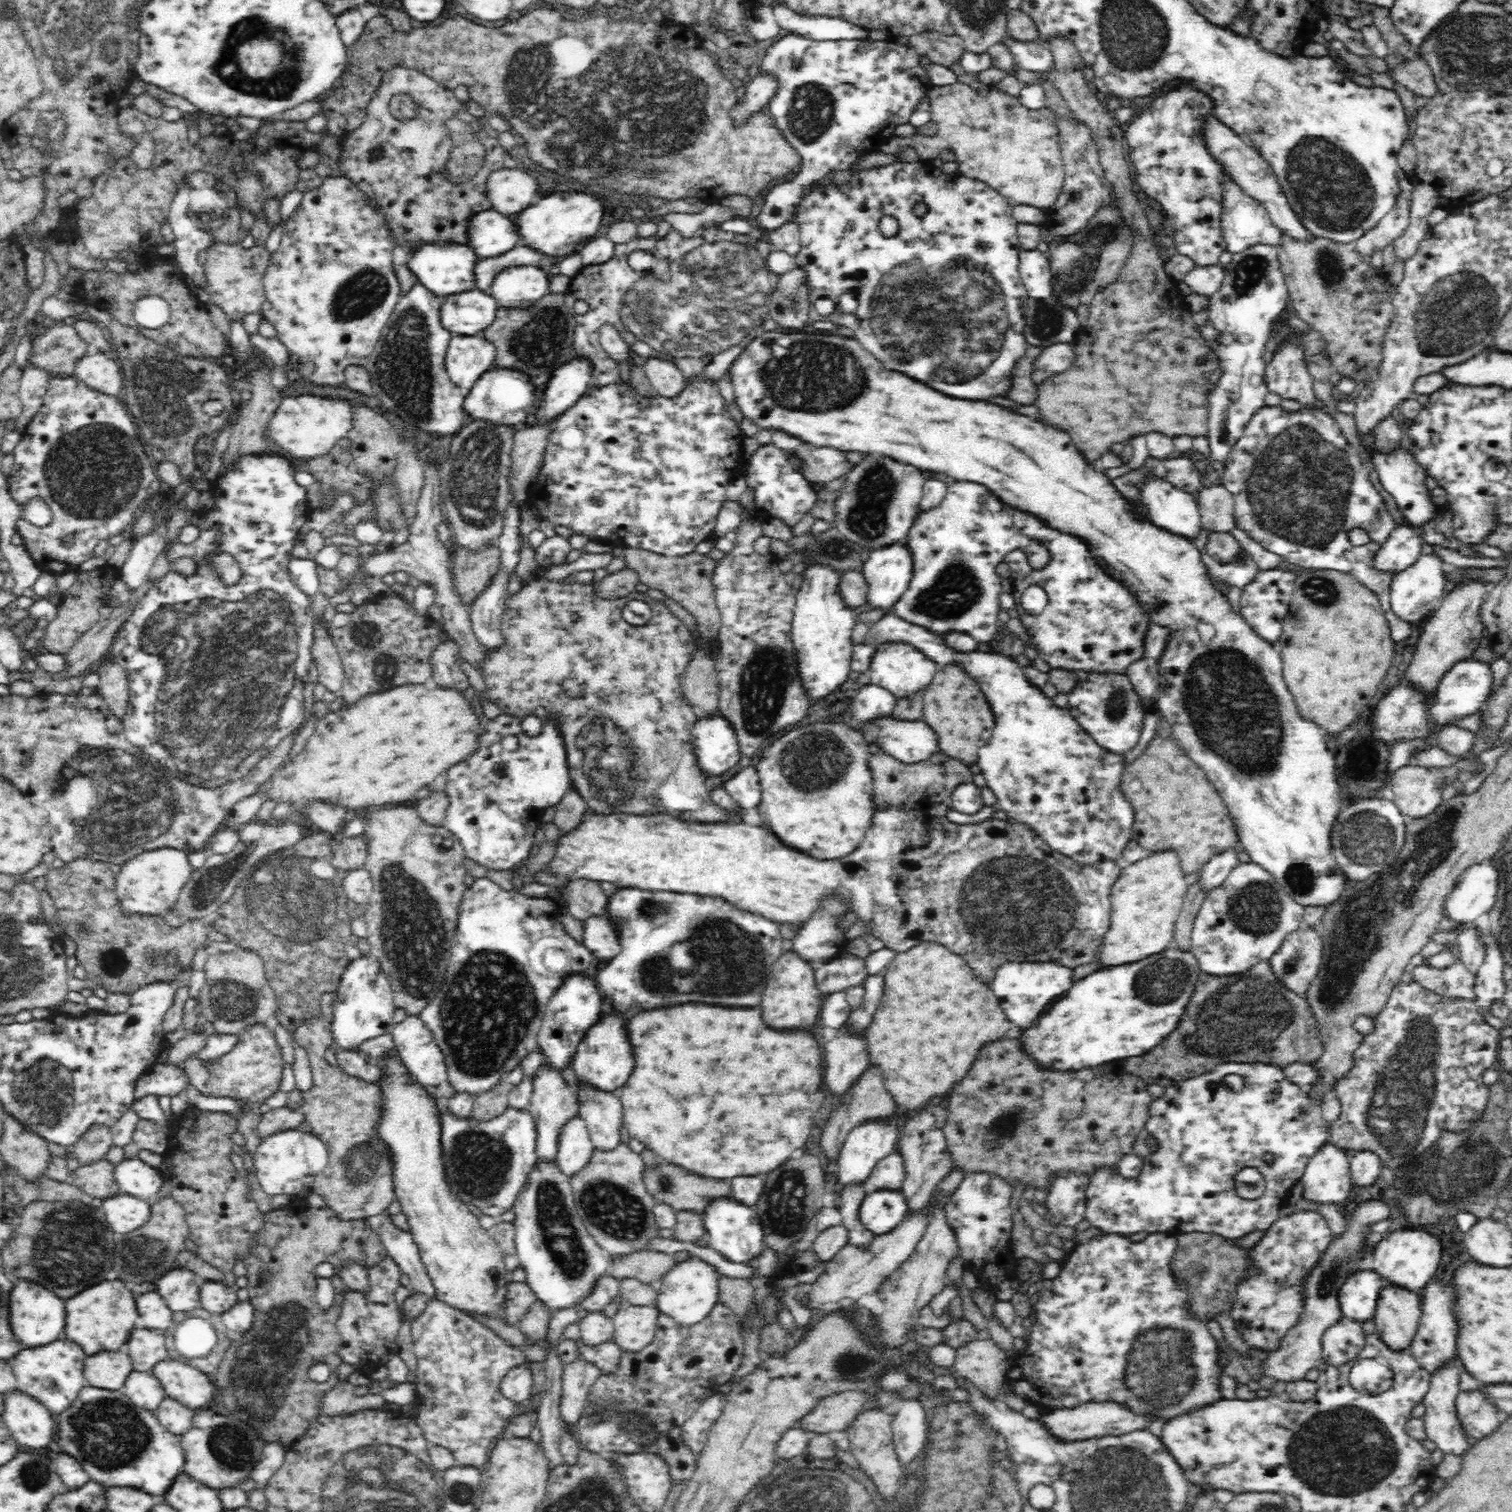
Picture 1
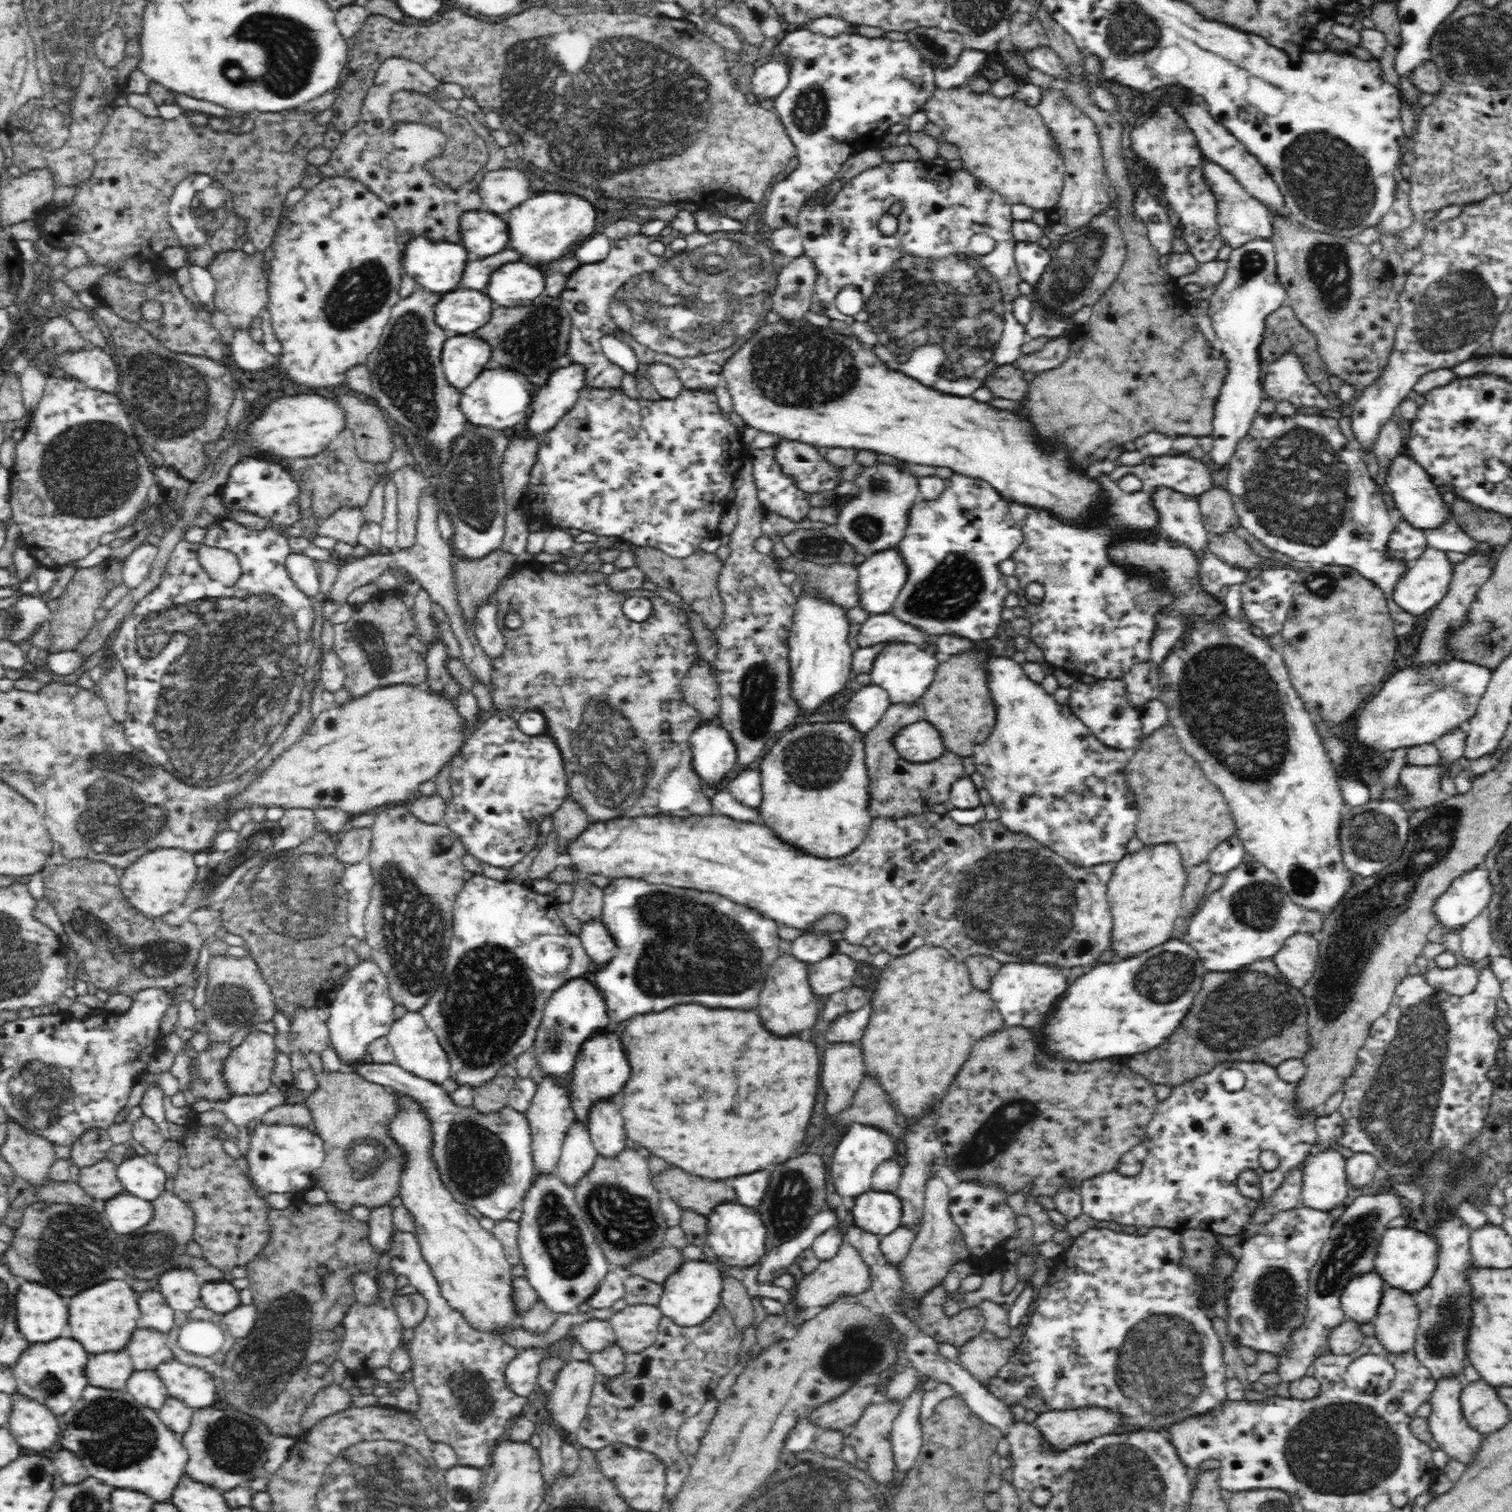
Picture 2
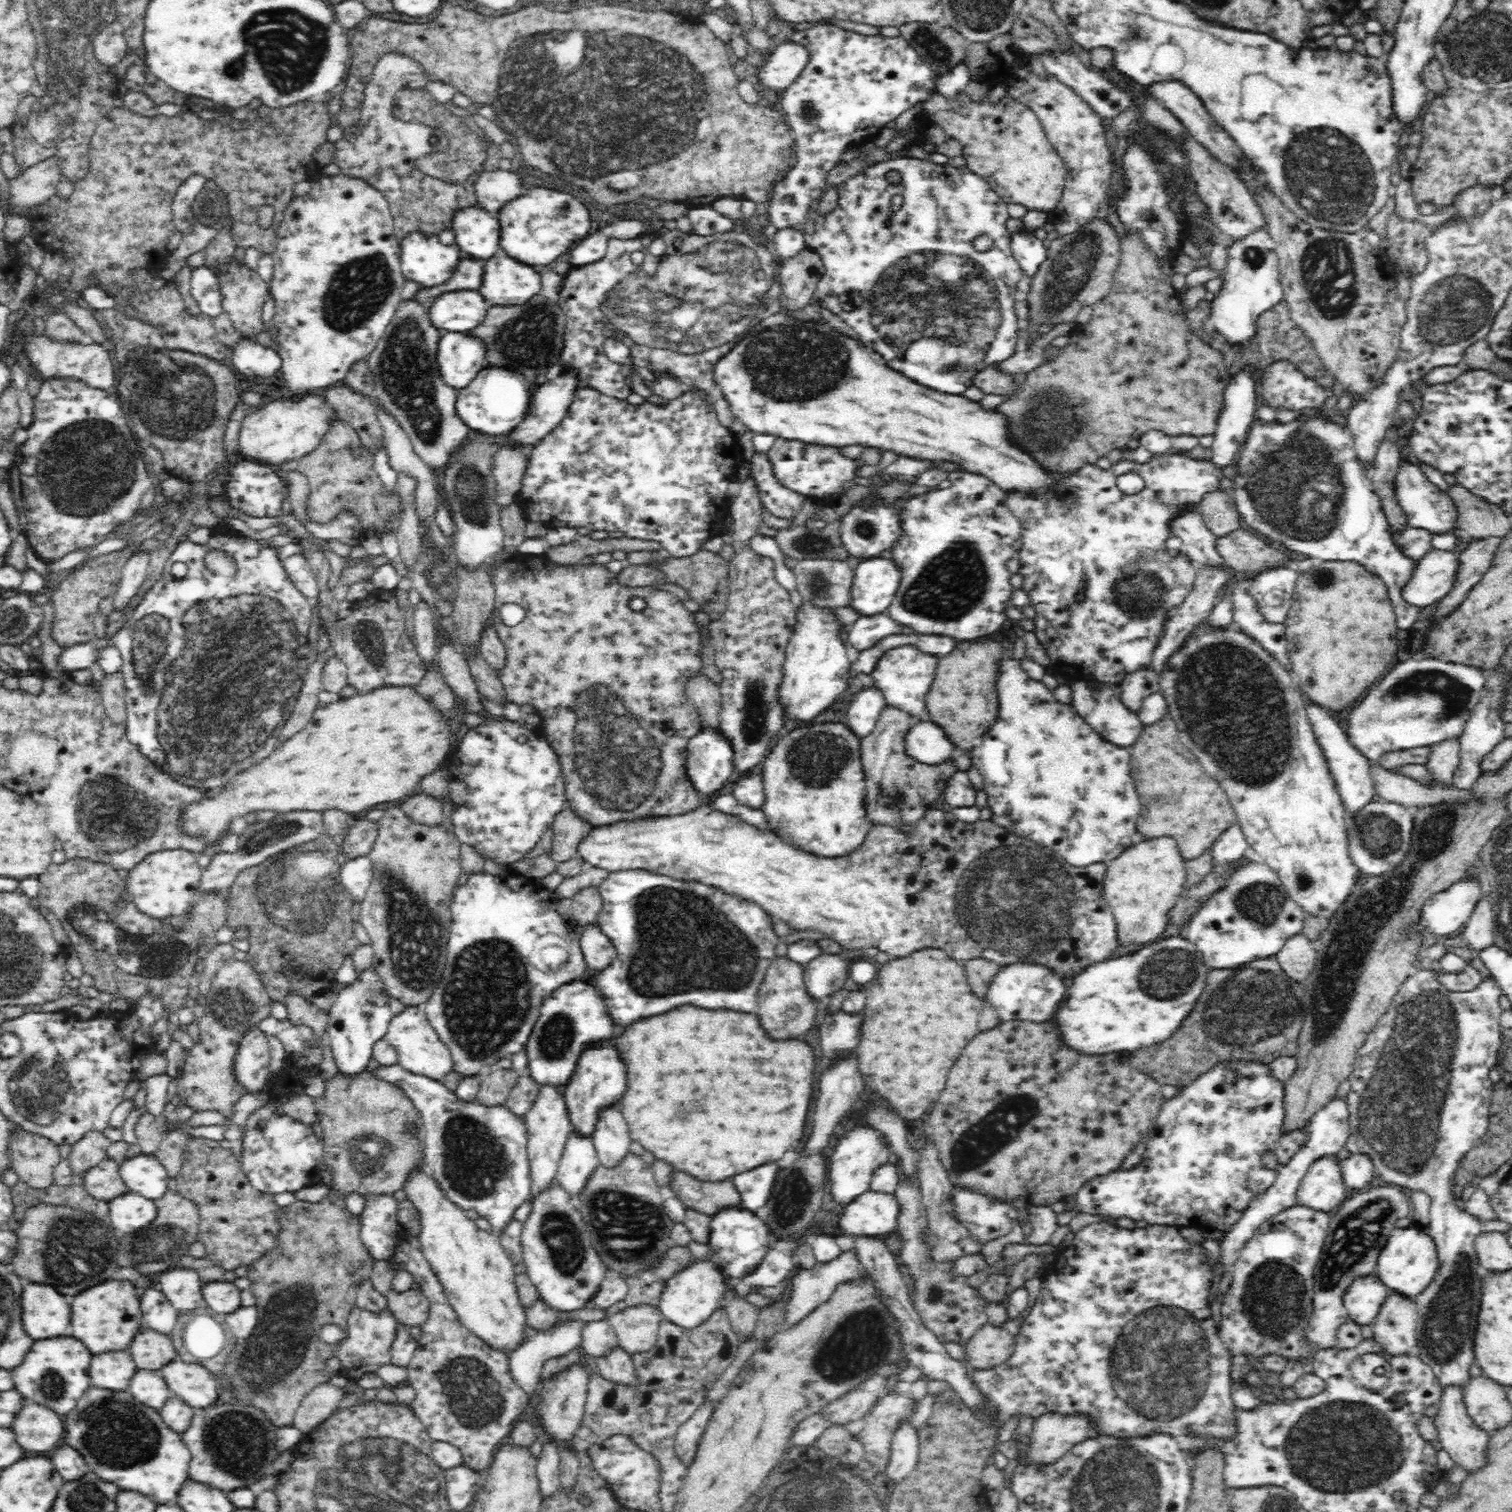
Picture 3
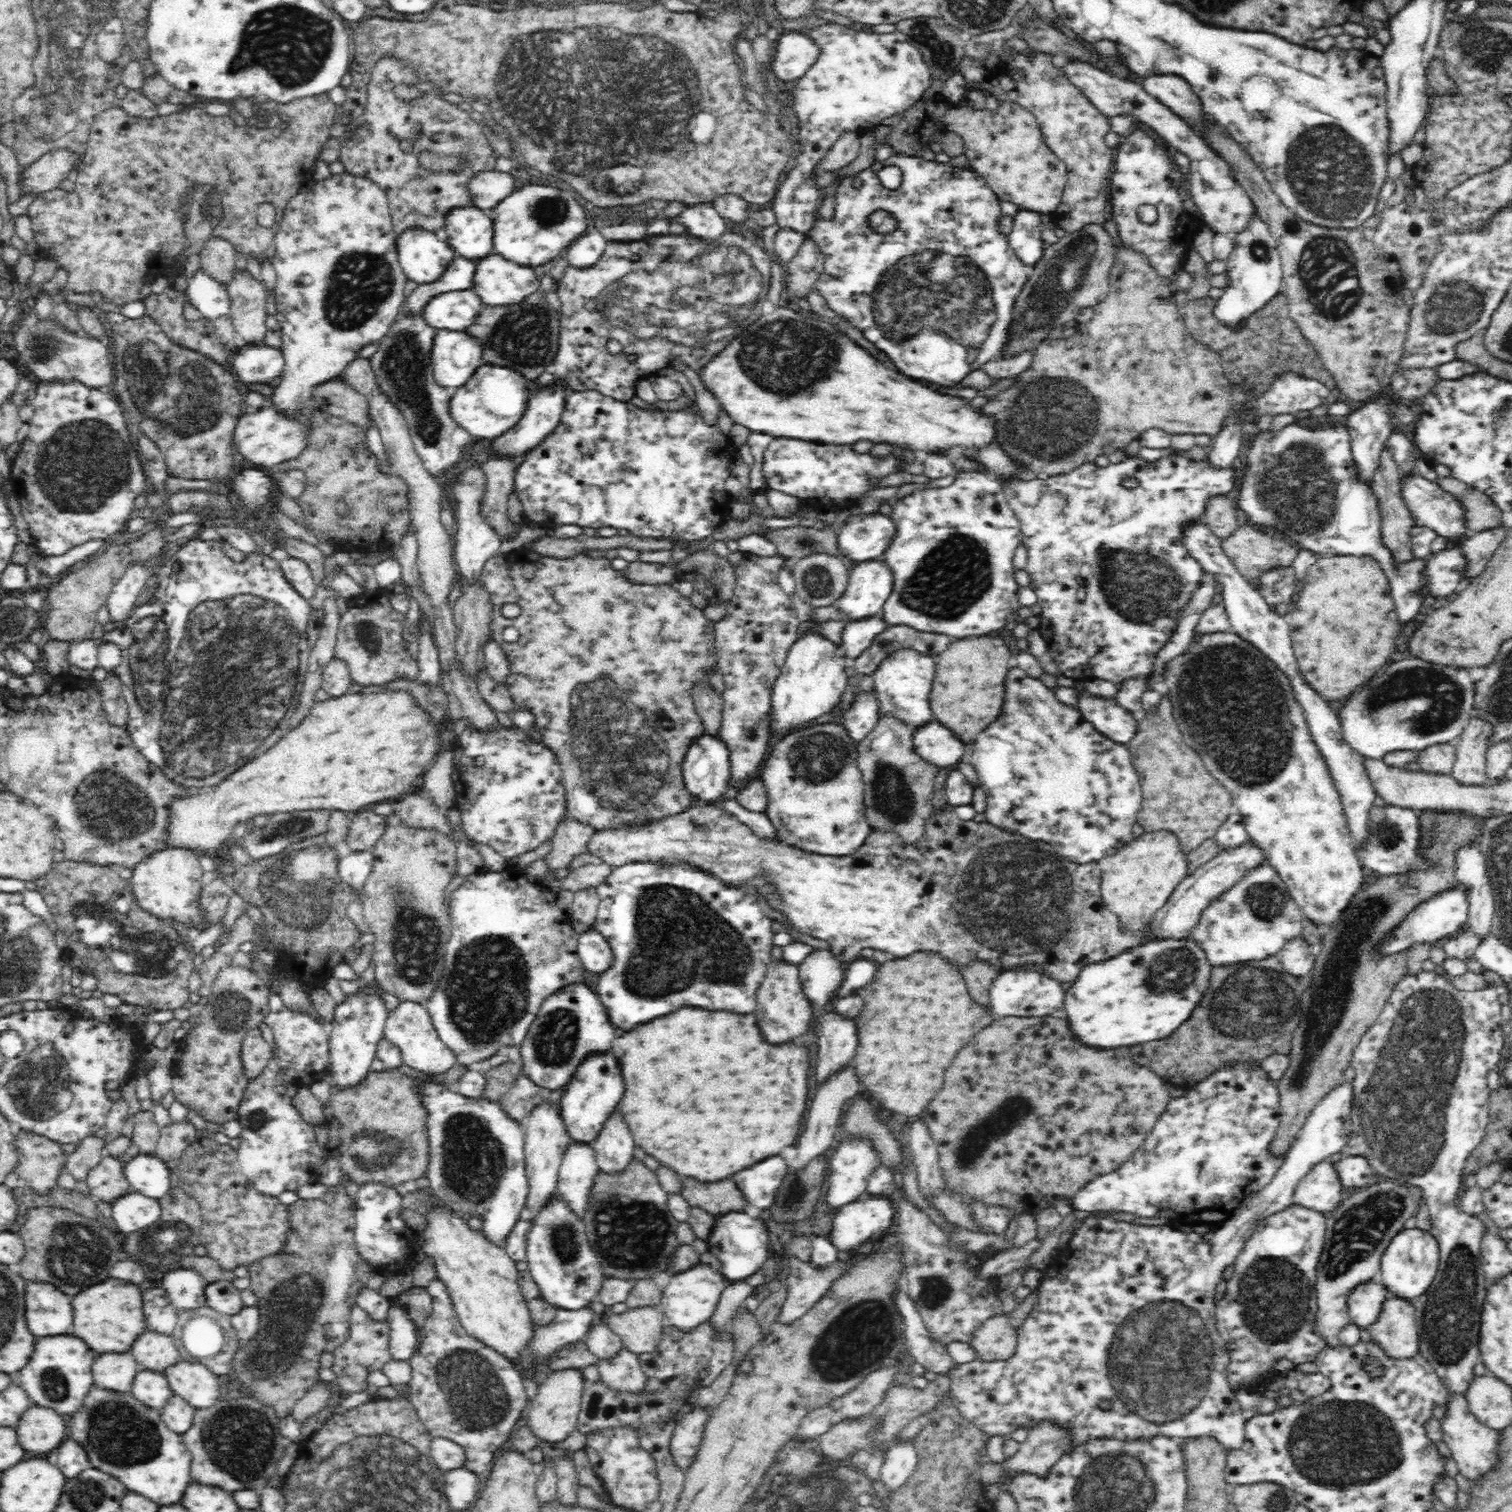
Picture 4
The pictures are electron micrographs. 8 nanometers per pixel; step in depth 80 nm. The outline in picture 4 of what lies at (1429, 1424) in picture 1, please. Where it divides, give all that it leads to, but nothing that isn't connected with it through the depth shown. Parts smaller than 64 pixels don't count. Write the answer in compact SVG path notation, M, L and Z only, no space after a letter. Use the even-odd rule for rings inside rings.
M1449 1396L1445 1413L1445 1418L1440 1420L1443 1438L1451 1450L1459 1472L1472 1482L1480 1482L1486 1474L1492 1474L1500 1464L1500 1446L1503 1443L1501 1431L1486 1427L1478 1420L1477 1416L1472 1414L1465 1396Z

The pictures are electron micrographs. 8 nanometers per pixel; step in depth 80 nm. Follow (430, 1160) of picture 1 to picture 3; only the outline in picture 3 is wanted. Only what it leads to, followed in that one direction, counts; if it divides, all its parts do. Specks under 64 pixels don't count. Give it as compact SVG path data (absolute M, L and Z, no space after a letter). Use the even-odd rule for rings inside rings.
M416 1172L404 1189L421 1212L422 1230L417 1238L423 1255L444 1286L459 1322L487 1346L508 1356L514 1354L532 1330L517 1292L516 1262L508 1257L498 1237L479 1229L462 1209L442 1195L426 1173Z

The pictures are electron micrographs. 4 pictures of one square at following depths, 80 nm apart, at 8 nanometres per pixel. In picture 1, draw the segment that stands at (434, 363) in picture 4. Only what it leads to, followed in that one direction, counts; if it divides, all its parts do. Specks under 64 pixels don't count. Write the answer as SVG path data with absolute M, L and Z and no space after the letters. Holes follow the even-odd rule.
M454 335L445 355L445 370L451 382L469 390L481 374L494 367L495 347L484 338Z

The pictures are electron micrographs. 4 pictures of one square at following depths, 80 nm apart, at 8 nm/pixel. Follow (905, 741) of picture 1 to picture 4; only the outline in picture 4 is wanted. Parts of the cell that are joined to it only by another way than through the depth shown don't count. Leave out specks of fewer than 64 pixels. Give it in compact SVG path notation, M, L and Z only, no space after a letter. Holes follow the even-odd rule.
M930 722L920 727L913 737L918 754L936 766L954 766L968 756L968 743L940 722Z

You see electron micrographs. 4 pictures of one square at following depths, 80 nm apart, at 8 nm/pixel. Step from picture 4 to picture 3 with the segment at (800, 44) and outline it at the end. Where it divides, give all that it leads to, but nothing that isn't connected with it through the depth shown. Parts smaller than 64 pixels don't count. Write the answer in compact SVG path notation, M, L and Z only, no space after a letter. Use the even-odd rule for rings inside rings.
M790 37L775 47L760 70L757 83L785 90L805 71L810 57L807 44Z

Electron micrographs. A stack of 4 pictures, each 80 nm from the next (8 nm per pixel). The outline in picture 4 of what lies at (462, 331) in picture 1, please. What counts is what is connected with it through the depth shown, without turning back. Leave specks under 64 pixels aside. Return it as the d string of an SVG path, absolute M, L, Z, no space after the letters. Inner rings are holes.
M470 288L468 290L450 290L432 296L420 313L422 320L434 330L464 331L474 322L480 306L480 297Z

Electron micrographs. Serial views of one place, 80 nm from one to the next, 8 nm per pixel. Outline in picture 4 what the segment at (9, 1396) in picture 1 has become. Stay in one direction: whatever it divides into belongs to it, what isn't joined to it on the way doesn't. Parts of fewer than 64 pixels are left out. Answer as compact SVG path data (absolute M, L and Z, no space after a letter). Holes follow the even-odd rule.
M34 1405L26 1410L16 1428L20 1444L30 1452L46 1454L58 1448L66 1438L66 1422L66 1416Z

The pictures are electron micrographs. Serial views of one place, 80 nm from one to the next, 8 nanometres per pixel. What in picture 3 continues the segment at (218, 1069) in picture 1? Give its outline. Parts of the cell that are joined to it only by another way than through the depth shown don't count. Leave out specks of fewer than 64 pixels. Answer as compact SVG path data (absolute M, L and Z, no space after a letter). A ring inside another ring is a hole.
M252 1027L242 1037L234 1069L237 1069L237 1077L241 1079L246 1092L258 1091L262 1088L270 1064L270 1051L267 1034Z

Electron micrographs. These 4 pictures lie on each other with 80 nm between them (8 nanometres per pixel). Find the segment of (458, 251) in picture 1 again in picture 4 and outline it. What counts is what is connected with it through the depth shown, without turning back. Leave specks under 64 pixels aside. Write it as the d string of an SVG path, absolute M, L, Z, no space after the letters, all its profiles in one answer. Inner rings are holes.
M419 226L396 233L394 244L404 274L418 284L434 282L456 256L440 233Z

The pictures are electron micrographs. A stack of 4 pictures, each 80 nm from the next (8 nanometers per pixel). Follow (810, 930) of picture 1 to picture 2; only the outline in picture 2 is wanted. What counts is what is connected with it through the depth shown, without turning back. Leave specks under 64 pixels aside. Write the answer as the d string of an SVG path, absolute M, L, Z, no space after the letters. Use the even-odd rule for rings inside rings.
M804 933L792 941L789 952L800 962L807 964L818 962L832 953L832 941L833 937L824 933Z

